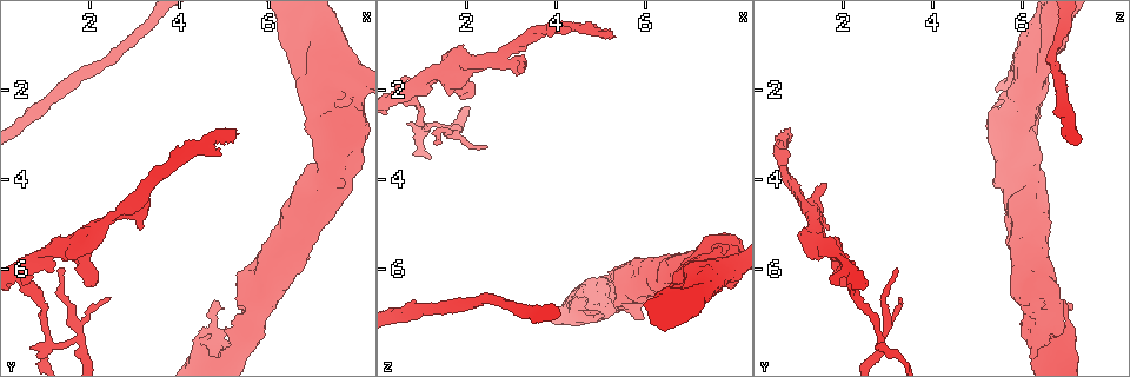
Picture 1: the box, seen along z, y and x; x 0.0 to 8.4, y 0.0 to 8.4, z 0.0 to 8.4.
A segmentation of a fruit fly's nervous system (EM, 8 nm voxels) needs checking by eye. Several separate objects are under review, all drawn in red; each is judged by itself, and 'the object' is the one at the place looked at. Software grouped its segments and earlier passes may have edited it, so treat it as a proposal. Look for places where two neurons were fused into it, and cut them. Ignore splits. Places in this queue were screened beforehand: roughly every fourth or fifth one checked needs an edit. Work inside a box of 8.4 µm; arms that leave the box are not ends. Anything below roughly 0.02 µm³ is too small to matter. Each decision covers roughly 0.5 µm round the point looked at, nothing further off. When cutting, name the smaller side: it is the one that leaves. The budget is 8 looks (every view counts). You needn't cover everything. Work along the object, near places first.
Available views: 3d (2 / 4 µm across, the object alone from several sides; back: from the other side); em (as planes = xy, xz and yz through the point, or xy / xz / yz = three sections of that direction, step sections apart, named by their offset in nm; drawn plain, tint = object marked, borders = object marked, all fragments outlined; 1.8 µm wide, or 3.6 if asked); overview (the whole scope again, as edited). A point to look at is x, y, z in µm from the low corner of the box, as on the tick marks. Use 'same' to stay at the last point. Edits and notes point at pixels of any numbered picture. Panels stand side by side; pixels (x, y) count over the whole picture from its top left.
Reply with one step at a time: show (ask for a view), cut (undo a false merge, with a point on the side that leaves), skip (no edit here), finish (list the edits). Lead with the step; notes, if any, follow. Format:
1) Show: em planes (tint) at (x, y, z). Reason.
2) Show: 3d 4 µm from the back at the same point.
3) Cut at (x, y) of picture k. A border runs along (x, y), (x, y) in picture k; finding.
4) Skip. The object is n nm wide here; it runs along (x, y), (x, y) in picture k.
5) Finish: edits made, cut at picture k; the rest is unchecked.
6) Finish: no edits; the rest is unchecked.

Show: em planes (tint) at (1.55, 7.70, 2.85).

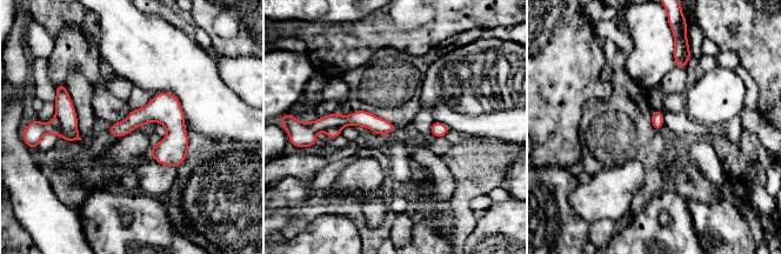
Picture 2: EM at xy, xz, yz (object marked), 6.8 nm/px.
Cut at (32, 133) of picture 2. The object is 80 nm wide here; the part that leaves runs along (325, 124), (369, 120), (392, 128) in picture 2; two neurons meet here.

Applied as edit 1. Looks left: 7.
Show: 3d 2 µm at (0.55, 6.05, 2.15). Three-way junction.

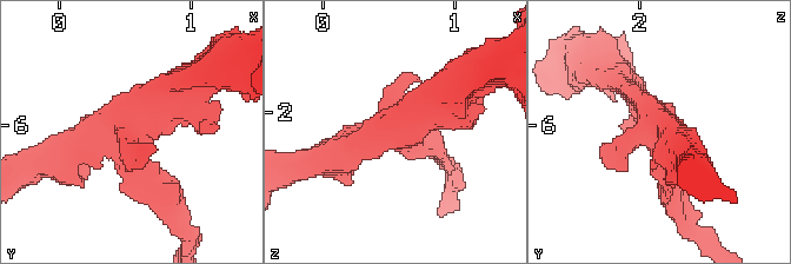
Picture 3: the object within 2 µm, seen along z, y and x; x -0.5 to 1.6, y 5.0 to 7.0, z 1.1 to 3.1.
Show: em planes (plain) at (0.56, 6.02, 2.14). Need the tissue.

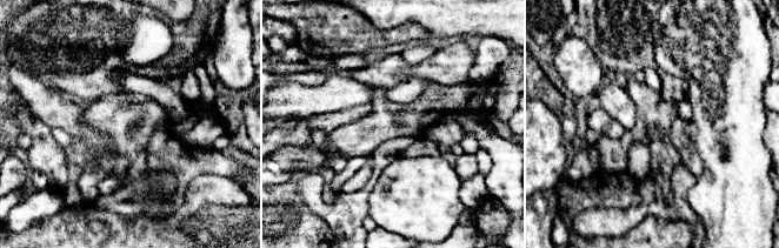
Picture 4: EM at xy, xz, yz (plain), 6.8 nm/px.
Show: em planes (tint) at the same point.

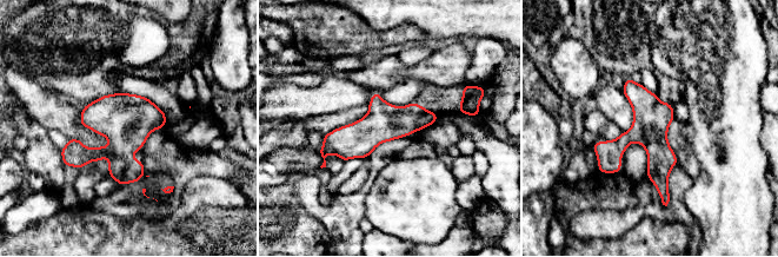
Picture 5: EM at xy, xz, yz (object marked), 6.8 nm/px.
Skip. 3 arms meet here; continuous, no second neuron.

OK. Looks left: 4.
Show: 3d 2 µm from the back at (2.75, 4.70, 1.25).

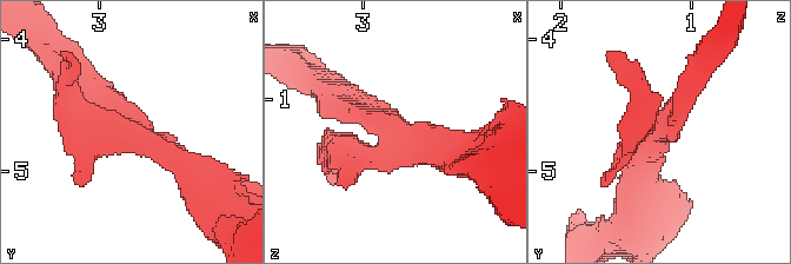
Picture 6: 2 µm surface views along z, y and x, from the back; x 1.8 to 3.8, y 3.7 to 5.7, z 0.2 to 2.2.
Show: em xz step 16 (tint) at (2.76, 4.68, 1.26).

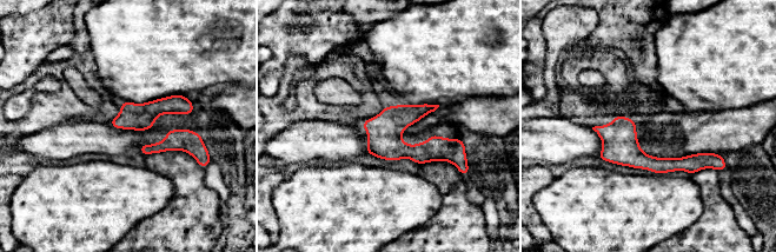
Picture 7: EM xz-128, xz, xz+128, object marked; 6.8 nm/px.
Show: em yz step 4 (borders) at the same point.

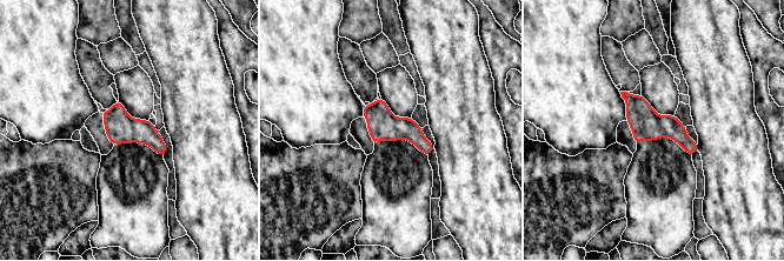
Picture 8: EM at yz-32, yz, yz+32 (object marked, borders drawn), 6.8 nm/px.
Skip. All the same neuron.

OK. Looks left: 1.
Finish: edits made, cut at picture 2; the rest is unchecked.

